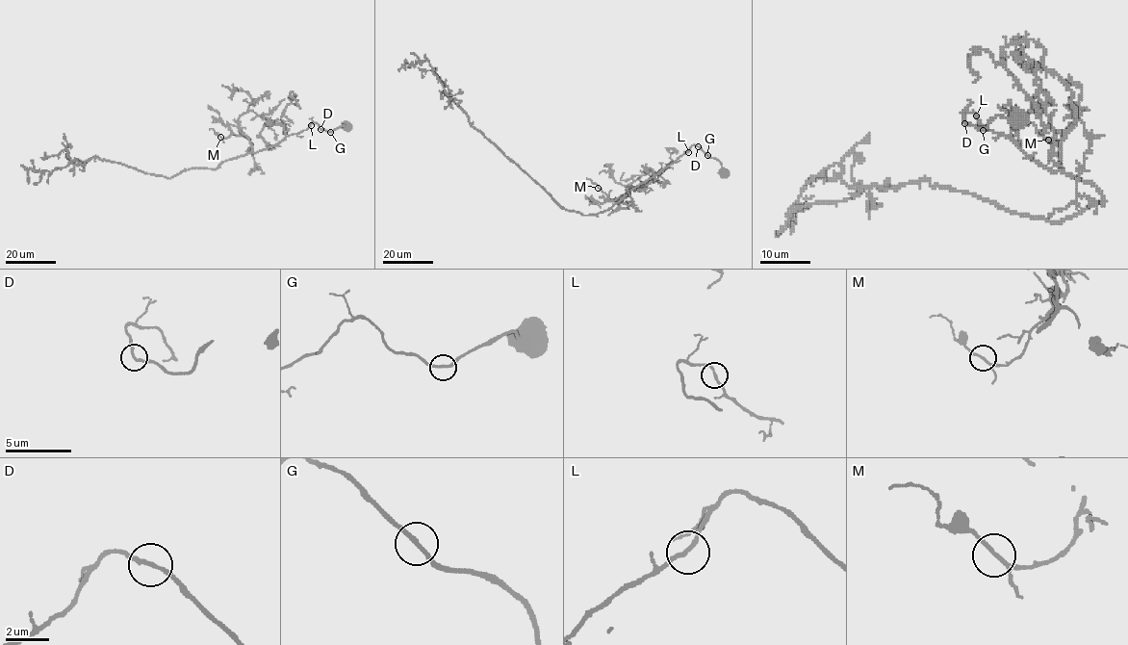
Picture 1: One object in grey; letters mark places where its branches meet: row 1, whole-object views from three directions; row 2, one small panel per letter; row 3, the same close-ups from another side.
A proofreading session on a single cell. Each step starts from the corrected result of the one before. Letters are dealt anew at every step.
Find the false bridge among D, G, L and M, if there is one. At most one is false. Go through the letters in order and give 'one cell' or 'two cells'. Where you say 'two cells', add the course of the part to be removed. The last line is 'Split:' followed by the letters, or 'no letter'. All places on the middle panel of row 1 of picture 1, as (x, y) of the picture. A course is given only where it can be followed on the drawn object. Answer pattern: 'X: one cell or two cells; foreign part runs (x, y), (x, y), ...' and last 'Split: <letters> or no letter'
D: one cell
G: one cell
L: one cell
M: one cell
Split: no letter

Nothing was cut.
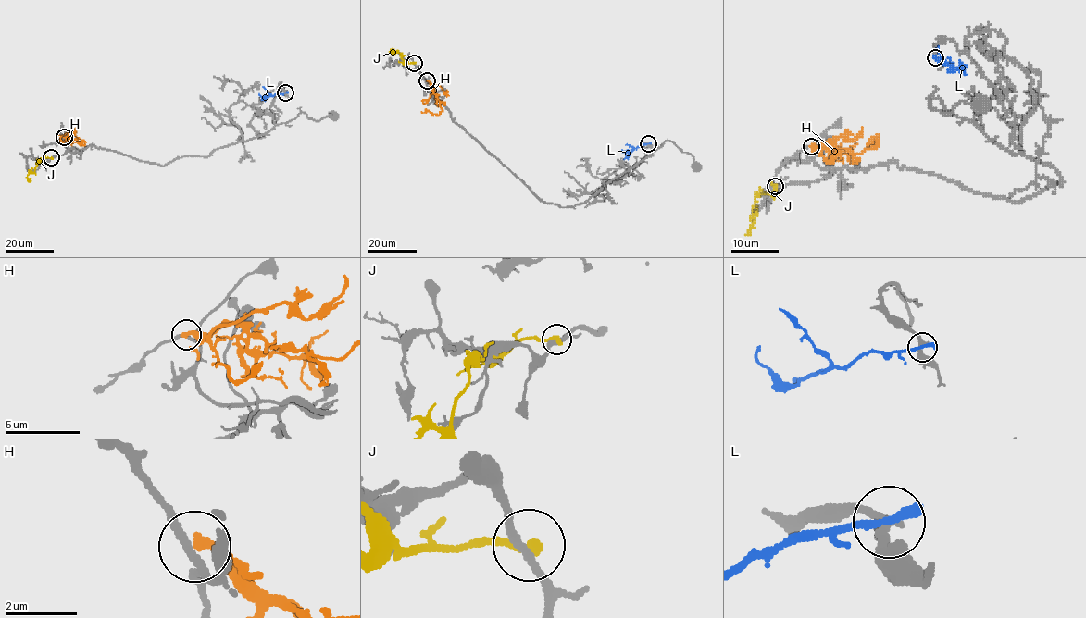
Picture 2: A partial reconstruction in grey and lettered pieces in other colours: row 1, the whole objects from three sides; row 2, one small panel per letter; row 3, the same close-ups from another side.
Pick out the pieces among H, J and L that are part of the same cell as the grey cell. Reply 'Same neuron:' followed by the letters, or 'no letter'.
Same neuron: no letter

